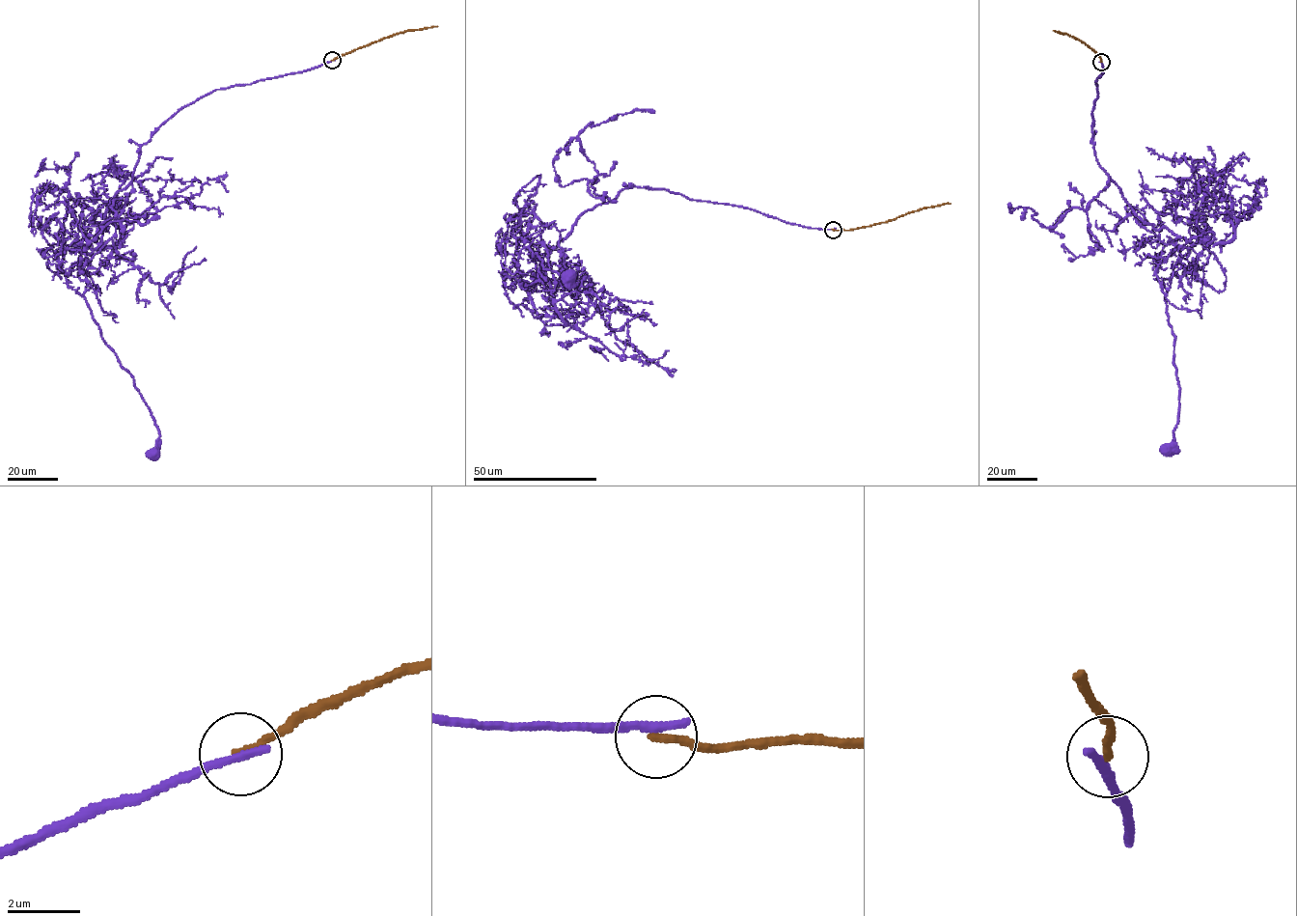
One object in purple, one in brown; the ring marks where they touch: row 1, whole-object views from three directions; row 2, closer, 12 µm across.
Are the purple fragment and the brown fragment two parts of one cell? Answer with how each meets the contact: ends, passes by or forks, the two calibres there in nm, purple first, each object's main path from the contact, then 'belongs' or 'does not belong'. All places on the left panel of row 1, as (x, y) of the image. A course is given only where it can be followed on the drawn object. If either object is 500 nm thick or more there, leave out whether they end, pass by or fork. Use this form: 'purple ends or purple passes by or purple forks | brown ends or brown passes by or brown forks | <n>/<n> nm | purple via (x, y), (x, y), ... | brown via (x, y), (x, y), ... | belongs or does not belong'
purple ends | brown ends | 280/240 nm | purple via (332, 61), (179, 108), (140, 147), (89, 236), (83, 296), (150, 410), (153, 453) | brown via (332, 61), (393, 34), (437, 26) | does not belong

